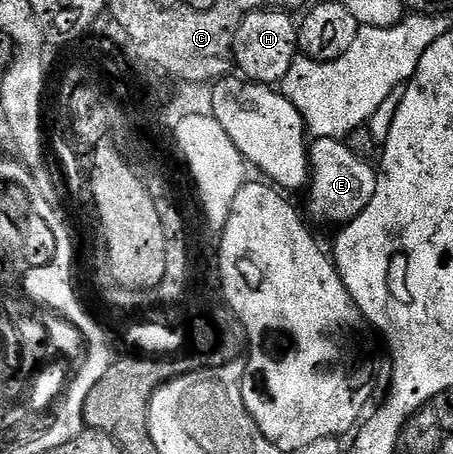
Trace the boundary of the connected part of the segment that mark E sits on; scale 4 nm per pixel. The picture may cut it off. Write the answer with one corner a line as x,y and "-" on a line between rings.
315,137
308,150
308,162
310,179
306,185
306,216
309,221
343,226
350,223
362,210
366,210
370,198
374,198
377,169
369,161
355,156
343,139

